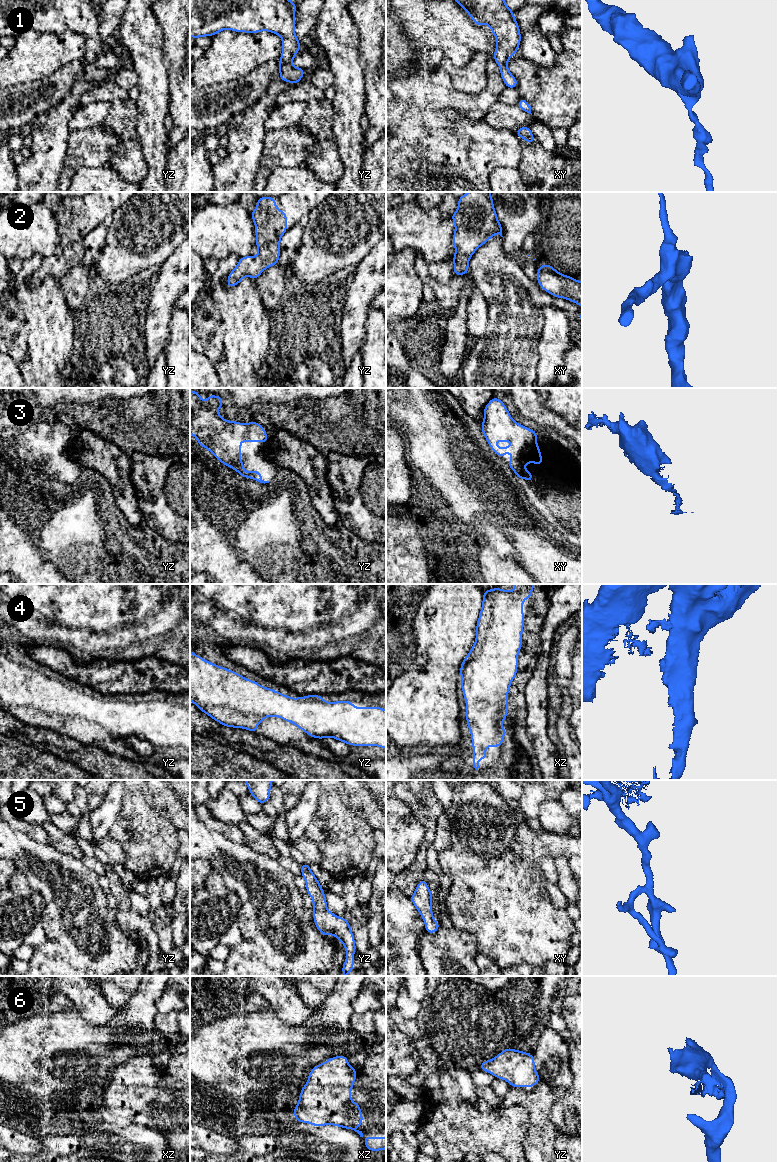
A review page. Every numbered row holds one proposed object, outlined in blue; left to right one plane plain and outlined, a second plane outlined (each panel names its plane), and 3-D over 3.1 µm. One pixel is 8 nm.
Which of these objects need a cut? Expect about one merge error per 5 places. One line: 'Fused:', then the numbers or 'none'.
Fused: none

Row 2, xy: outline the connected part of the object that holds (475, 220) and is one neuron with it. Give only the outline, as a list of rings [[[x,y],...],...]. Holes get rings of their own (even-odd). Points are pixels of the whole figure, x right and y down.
[[[468,192],[458,197],[458,208],[451,215],[455,225],[452,242],[455,246],[453,257],[454,275],[465,275],[469,272],[468,263],[474,252],[495,234],[502,236],[502,225],[498,221],[490,192]]]

